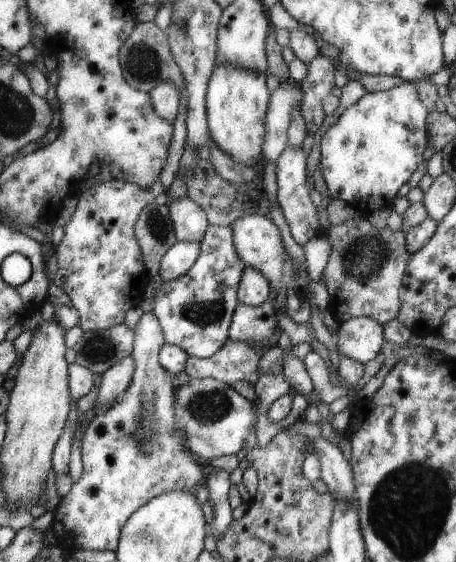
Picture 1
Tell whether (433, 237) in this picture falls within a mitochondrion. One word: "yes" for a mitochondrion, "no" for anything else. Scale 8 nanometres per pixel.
no

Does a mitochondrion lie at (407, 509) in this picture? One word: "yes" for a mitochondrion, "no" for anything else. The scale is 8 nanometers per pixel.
yes

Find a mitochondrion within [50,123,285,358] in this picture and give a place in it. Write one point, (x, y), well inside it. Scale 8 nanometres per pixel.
(204, 314)

